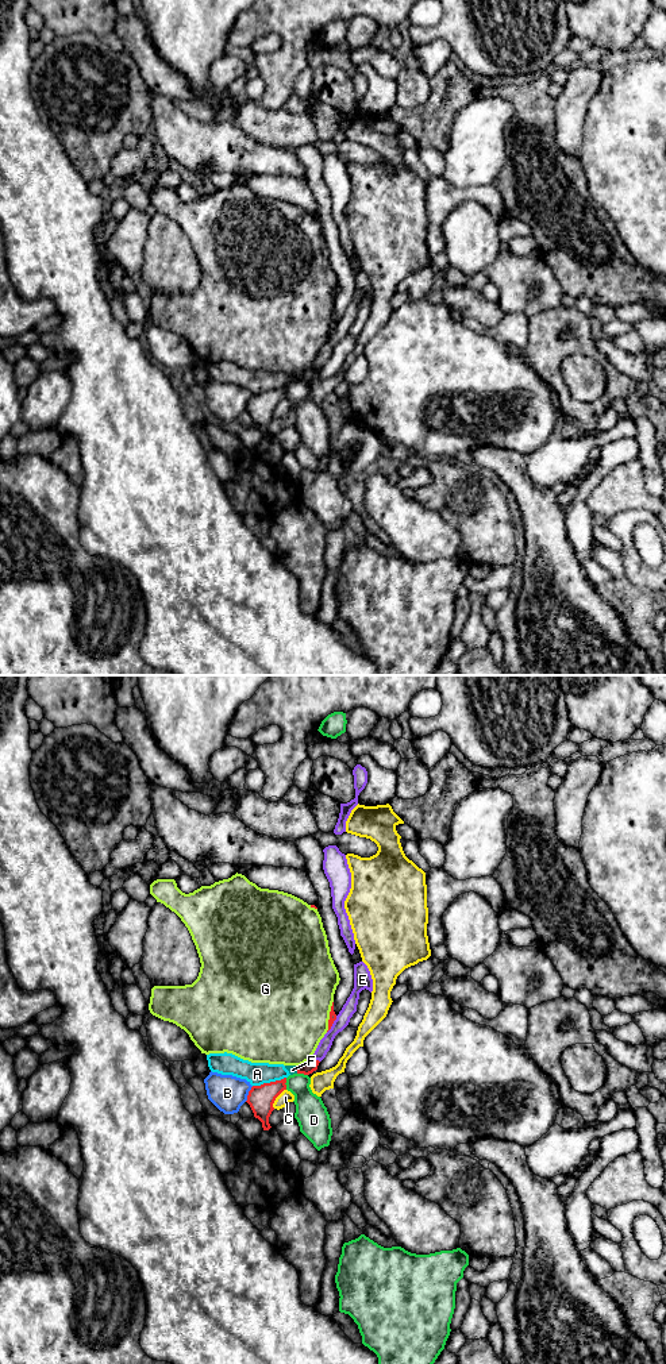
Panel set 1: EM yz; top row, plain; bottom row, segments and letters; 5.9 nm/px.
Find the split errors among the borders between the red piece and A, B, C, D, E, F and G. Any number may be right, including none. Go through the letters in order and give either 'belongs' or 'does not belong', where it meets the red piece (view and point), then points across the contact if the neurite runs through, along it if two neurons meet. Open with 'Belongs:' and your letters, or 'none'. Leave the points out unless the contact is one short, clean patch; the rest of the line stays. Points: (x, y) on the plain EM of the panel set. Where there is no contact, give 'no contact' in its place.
Belongs: none
A: does not belong | yz (270, 390) | along yz (285, 385), (253, 395)
B: does not belong | yz (249, 403)
C: does not belong | yz (276, 405)
D: does not belong | yz (285, 390)
E: does not belong | yz (332, 331) | along yz (337, 324), (327, 340)
F: does not belong | yz (297, 378) | along yz (299, 374), (296, 381)
G: does not belong | yz (330, 324)

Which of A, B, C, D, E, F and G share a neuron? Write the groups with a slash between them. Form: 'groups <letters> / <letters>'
groups A E F / B / C / D / G

